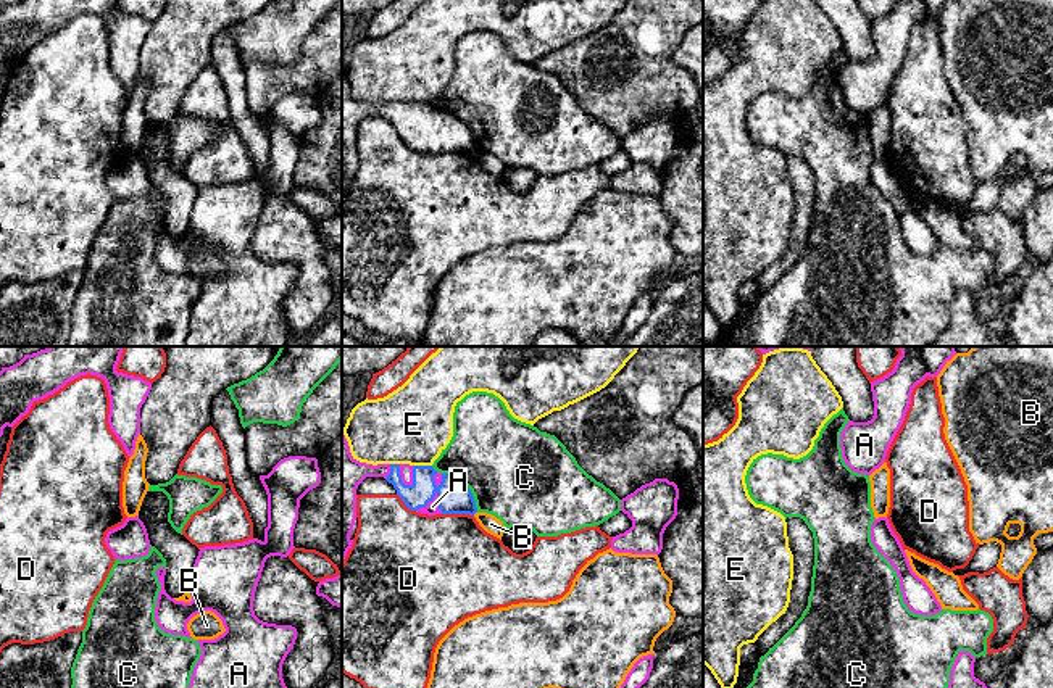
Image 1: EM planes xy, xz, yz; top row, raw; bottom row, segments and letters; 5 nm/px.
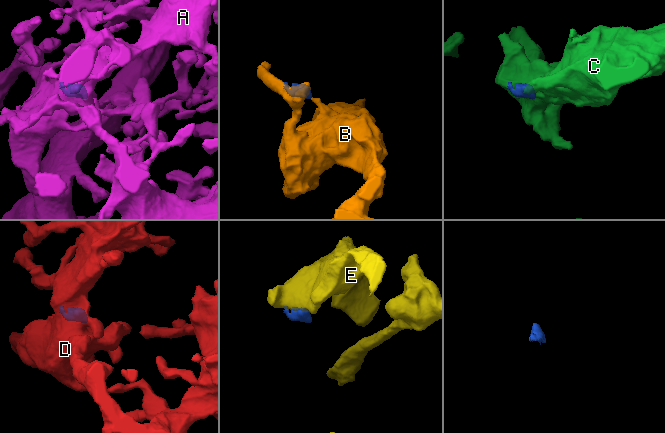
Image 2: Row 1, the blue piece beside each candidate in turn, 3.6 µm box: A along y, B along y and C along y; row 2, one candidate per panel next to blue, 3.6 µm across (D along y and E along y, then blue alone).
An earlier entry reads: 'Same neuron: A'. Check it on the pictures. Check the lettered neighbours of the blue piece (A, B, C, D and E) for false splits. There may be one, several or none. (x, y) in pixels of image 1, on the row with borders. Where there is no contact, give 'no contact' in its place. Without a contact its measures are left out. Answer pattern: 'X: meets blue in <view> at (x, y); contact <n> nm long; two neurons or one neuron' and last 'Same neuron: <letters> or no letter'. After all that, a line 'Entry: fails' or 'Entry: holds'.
A: meets blue in xz at (428, 501); contact 150 nm long; one neuron
B: meets blue in xz at (474, 513); contact 30 nm long; two neurons
C: meets blue in xz at (466, 487); contact 260 nm long; two neurons
D: meets blue in xz at (458, 513); contact 160 nm long; two neurons
E: meets blue in xz at (423, 466); contact 100 nm long; two neurons
Same neuron: A
Entry: holds

